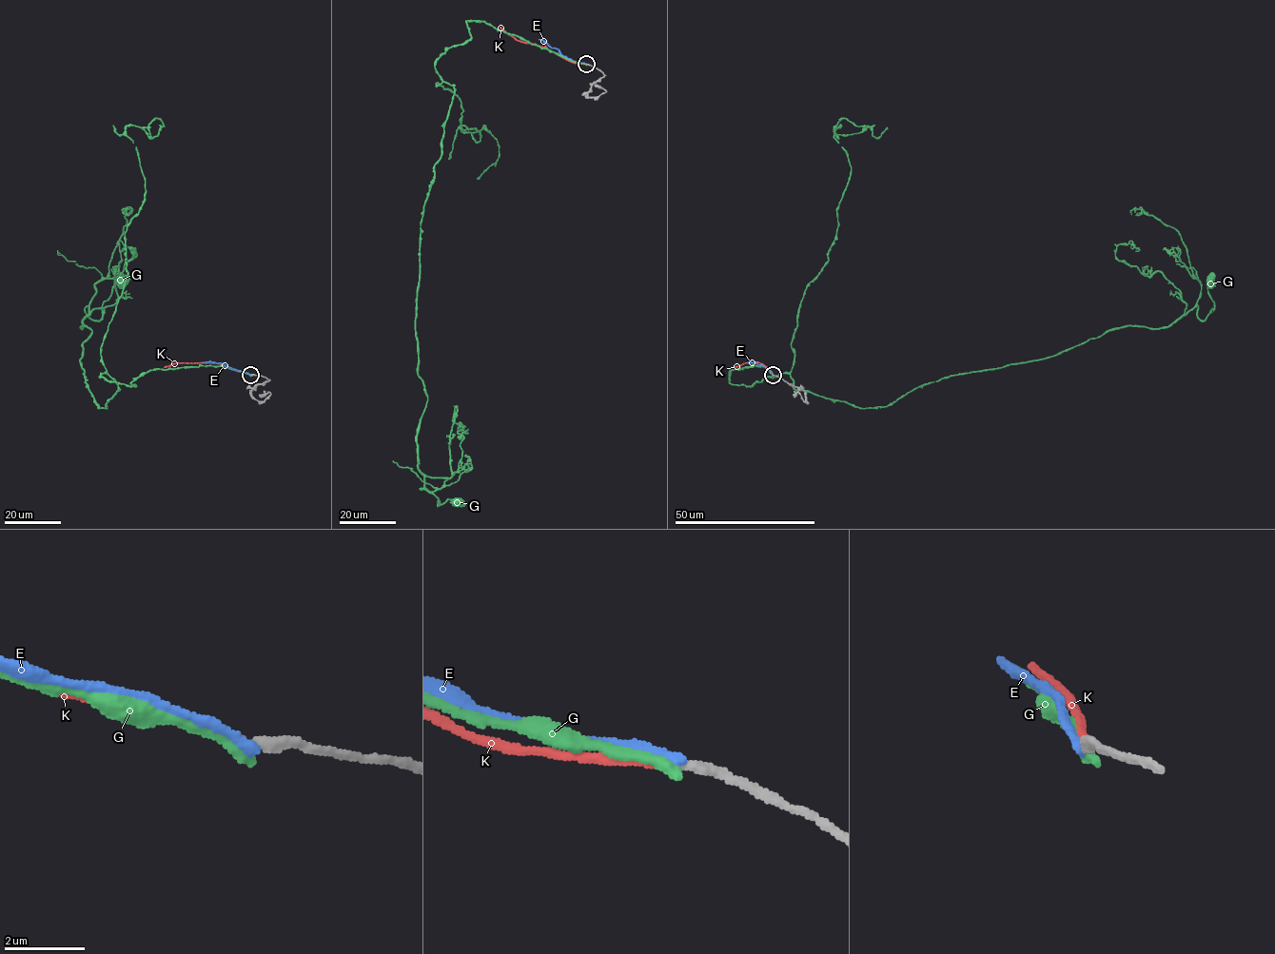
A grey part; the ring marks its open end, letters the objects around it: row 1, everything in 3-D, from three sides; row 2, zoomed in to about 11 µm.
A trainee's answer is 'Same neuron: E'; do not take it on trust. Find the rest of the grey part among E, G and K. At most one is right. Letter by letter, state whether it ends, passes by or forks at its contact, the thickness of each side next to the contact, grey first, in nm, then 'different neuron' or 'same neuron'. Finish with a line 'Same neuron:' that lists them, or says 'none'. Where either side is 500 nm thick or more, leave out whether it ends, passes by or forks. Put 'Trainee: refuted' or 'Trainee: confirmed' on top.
Trainee: refuted
E: it ends; calibres 300 and 240 nm; different neuron
G: it ends; calibres 280 and 320 nm; different neuron
K: it ends; calibres 280 and 200 nm; same neuron
Same neuron: K

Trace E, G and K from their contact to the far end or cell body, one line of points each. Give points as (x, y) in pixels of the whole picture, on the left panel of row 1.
E: (251, 375), (222, 362), (203, 362)
G: (250, 375), (103, 373), (118, 390), (99, 407), (82, 321), (121, 281)
K: (251, 375), (213, 361), (175, 362), (164, 367)

